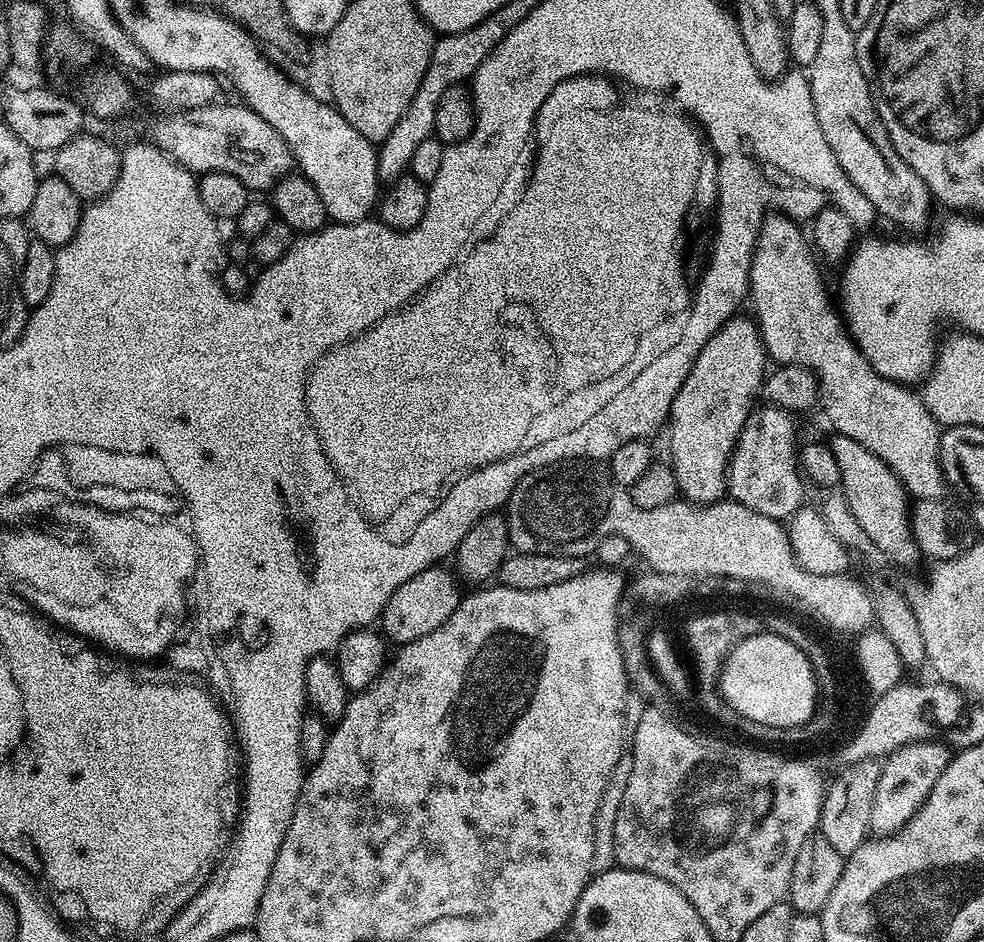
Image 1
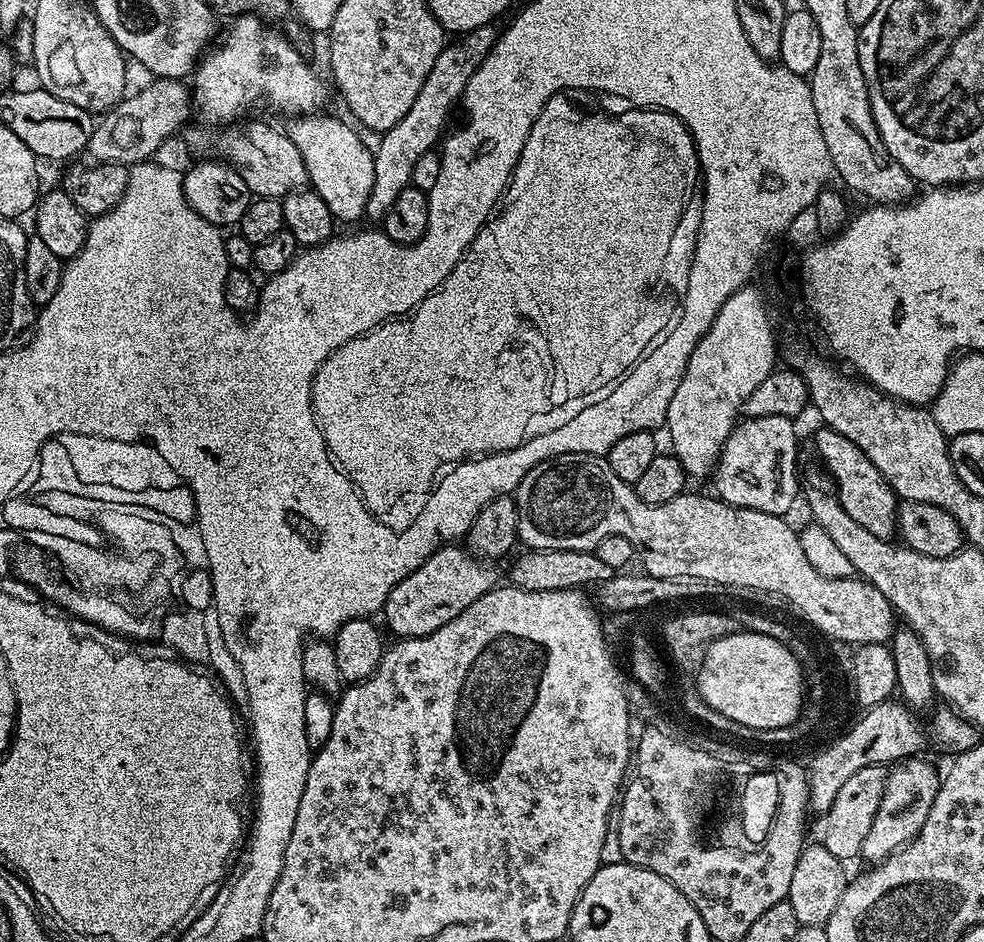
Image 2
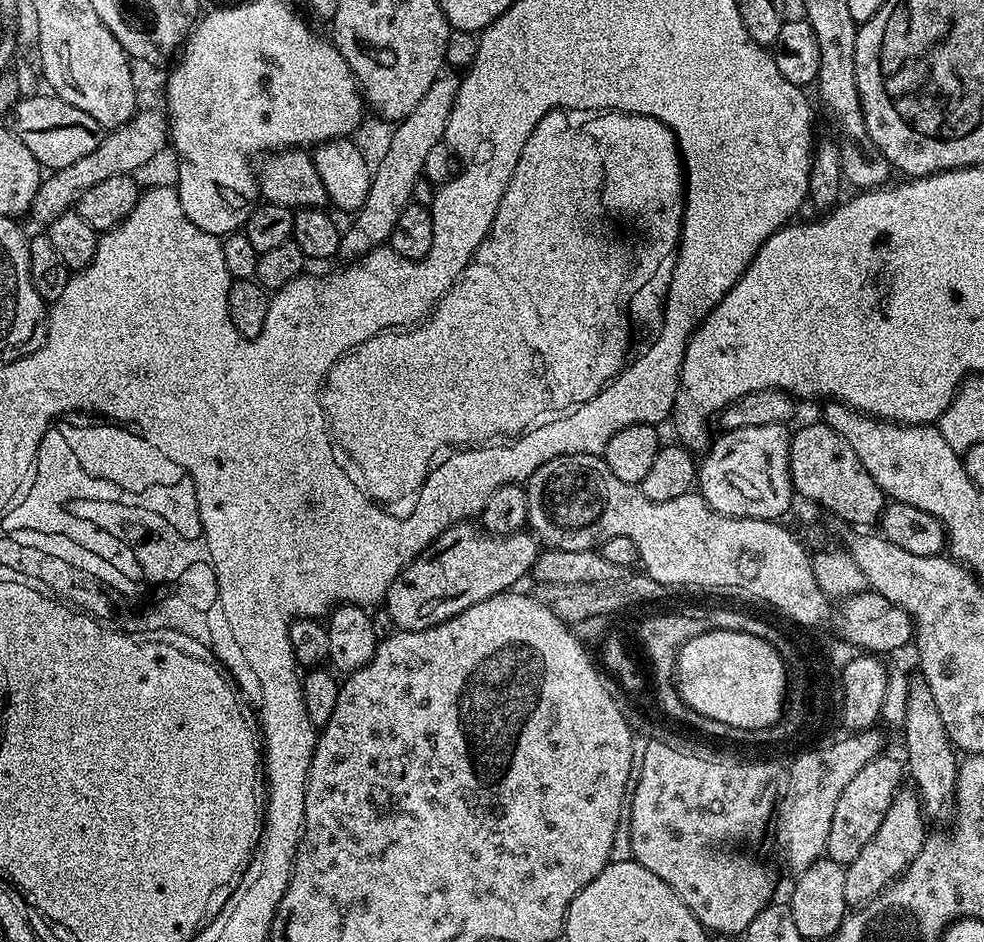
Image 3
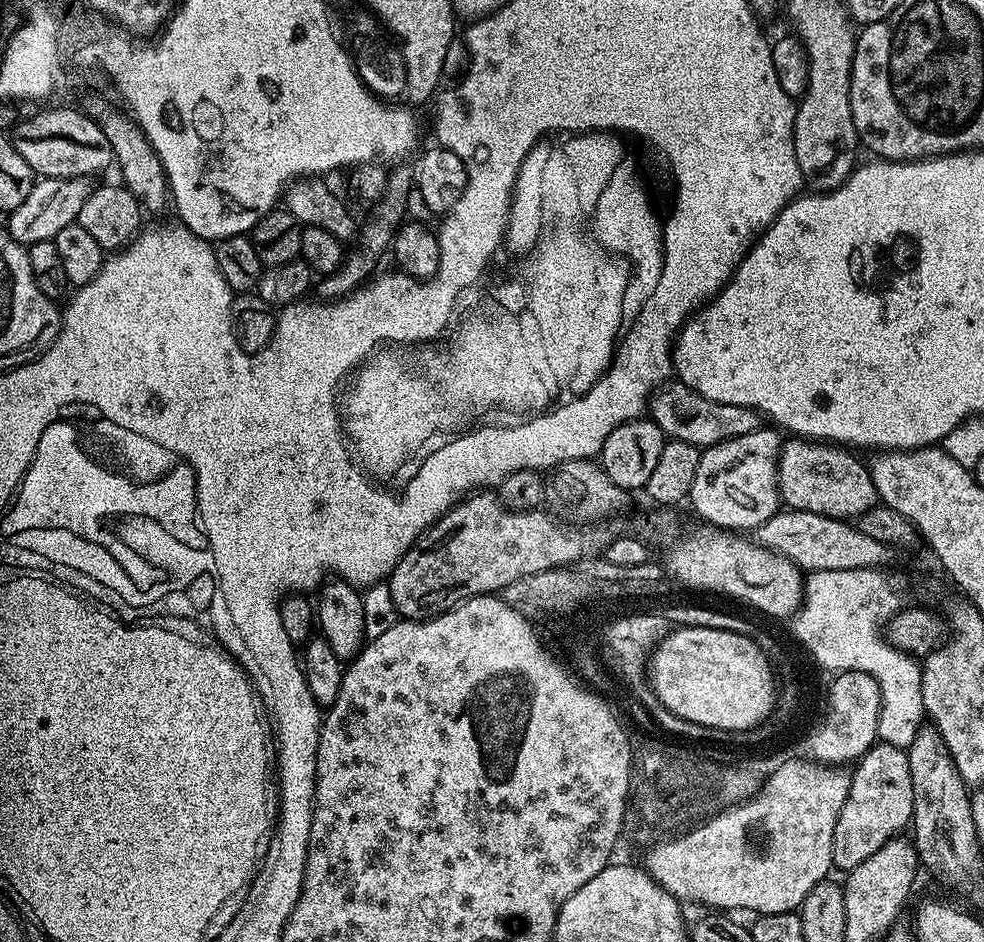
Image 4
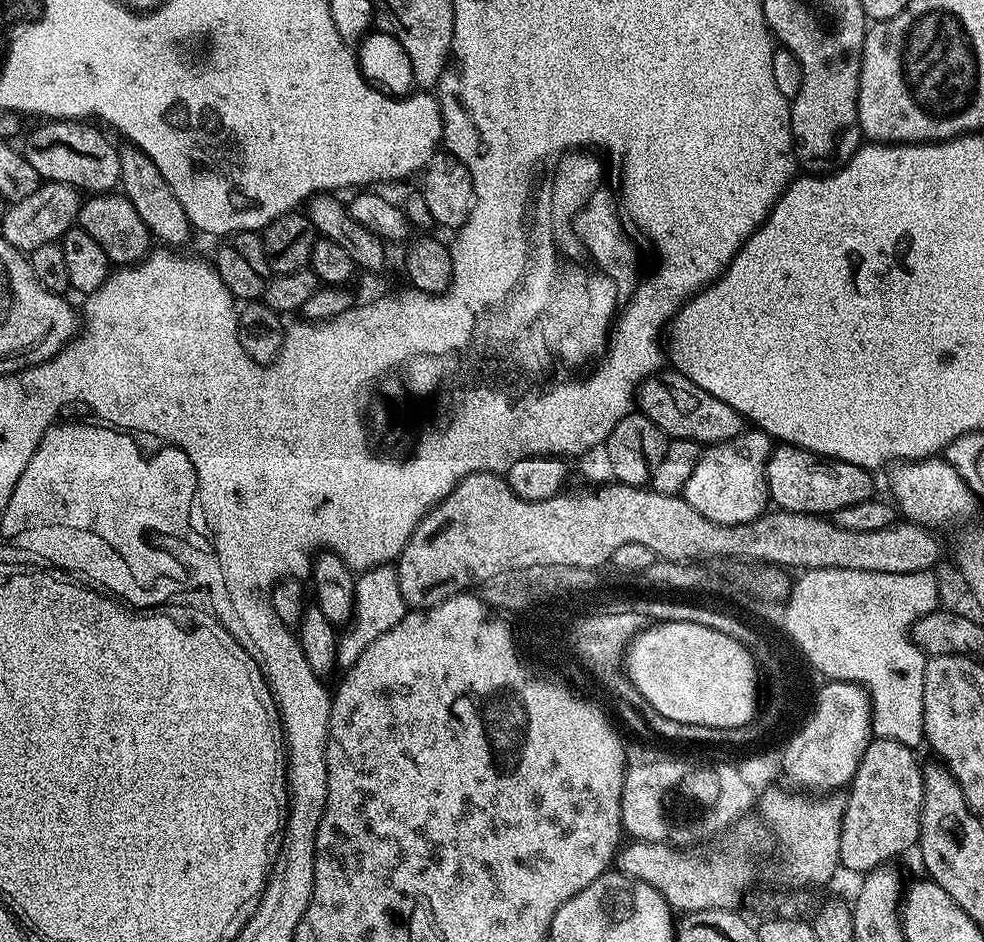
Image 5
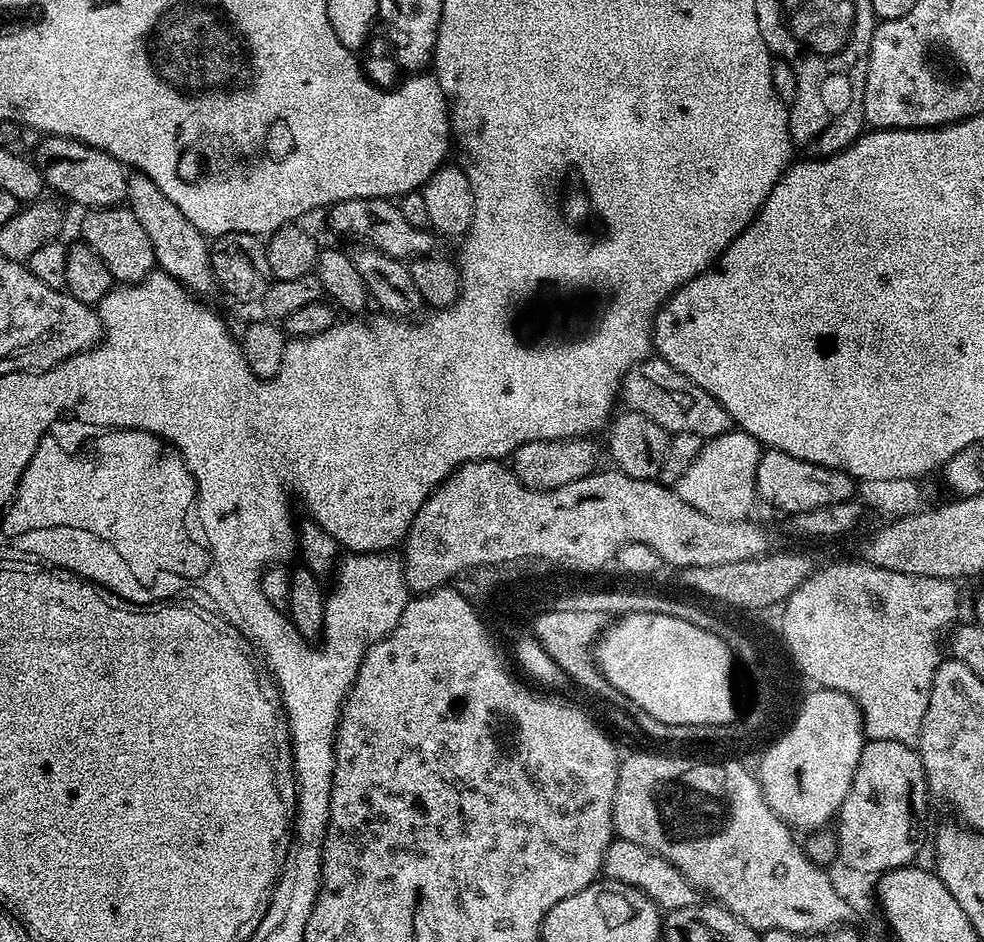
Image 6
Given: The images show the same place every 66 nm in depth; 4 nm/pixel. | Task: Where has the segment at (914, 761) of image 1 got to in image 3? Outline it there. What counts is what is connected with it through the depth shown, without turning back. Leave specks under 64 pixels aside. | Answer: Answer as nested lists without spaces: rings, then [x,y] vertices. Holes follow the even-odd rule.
[[[904,786],[890,802],[890,810],[886,810],[886,818],[882,818],[882,826],[874,834],[866,846],[862,846],[862,854],[853,864],[844,869],[846,874],[846,902],[849,906],[864,906],[876,899],[893,880],[914,862],[918,850],[922,850],[926,839],[924,832],[926,817],[915,787]]]

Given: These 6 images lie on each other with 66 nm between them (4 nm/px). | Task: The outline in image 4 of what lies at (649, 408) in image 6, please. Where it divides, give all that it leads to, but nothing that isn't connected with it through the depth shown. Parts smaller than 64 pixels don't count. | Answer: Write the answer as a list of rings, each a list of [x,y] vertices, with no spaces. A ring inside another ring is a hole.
[[[679,382],[669,383],[659,391],[650,410],[651,419],[664,431],[665,437],[690,442],[701,450],[758,430],[762,427],[759,415],[761,413],[751,403],[707,400],[705,396],[699,396],[695,390]]]

